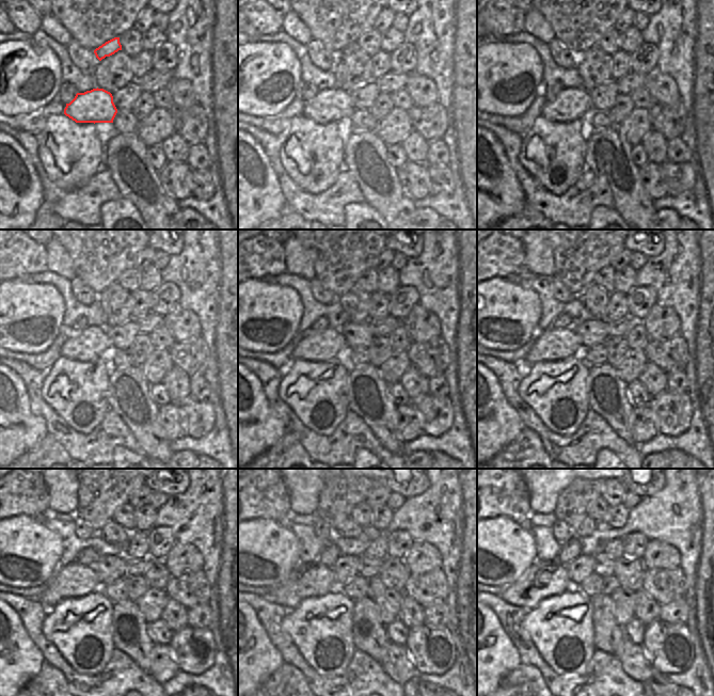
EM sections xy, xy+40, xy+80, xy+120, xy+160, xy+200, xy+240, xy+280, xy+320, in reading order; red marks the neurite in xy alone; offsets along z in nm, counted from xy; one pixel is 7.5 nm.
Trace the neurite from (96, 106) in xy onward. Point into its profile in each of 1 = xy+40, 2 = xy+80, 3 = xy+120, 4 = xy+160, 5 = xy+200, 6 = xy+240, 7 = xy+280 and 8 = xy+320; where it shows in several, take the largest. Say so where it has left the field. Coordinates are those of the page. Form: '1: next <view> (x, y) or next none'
1: next xy+40 (330, 105)
2: next xy+80 (574, 103)
3: next xy+120 (93, 343)
4: next xy+160 (330, 343)
5: next xy+200 (551, 345)
6: next xy+240 (74, 580)
7: next xy+280 (307, 580)
8: next xy+320 (544, 579)

